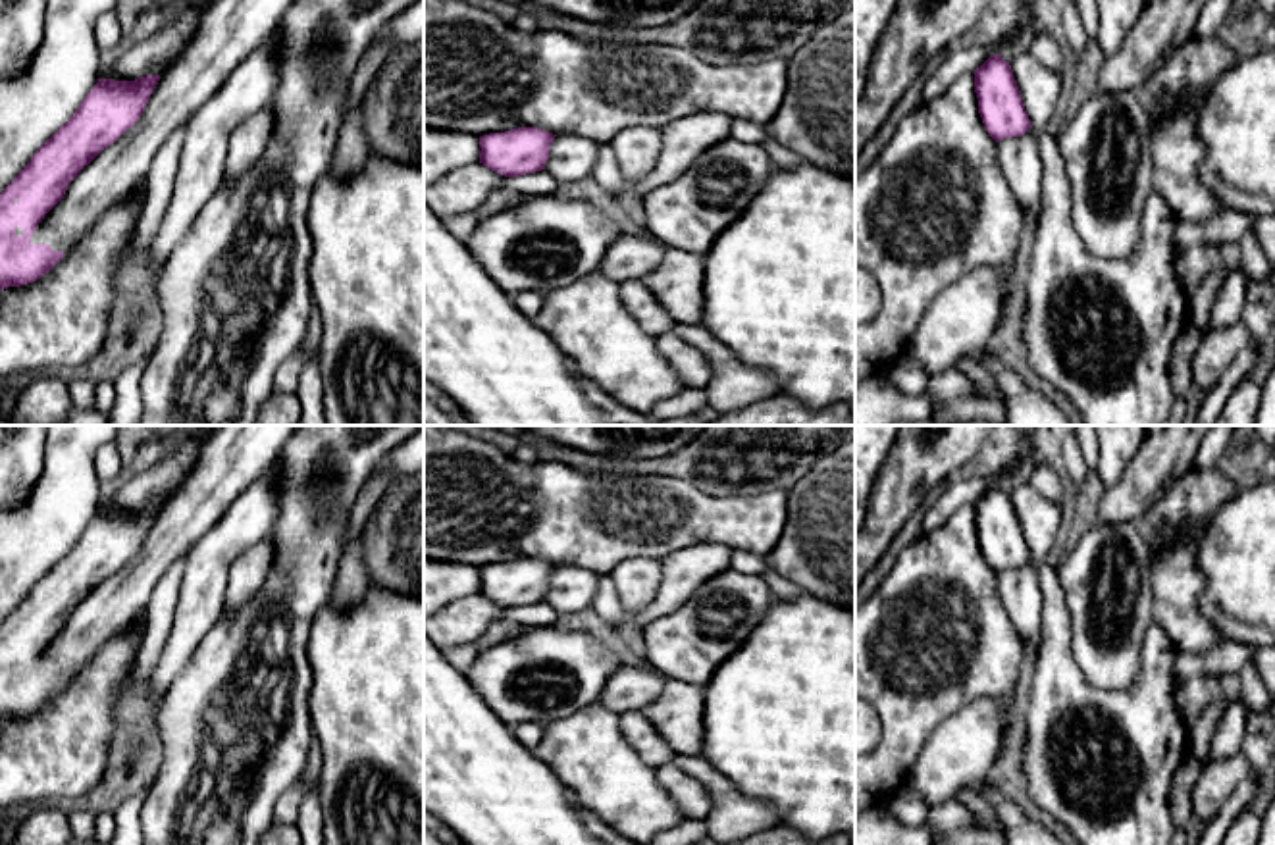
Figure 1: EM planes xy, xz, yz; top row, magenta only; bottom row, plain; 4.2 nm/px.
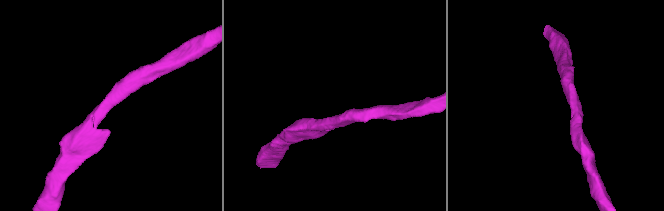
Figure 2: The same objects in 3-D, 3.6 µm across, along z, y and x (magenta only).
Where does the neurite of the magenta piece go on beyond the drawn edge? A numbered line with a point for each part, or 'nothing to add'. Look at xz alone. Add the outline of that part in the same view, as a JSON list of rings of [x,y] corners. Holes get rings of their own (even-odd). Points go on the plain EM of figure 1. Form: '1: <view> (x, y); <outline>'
1: xz (571, 589); [[[578,566],[555,568],[545,602],[559,616],[576,614],[591,606],[601,576],[595,570]]]

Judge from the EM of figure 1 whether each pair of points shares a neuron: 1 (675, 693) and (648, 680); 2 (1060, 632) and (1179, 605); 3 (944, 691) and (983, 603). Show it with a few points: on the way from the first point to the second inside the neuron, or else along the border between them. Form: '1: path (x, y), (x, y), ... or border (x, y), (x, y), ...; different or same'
1: border (667, 680), (663, 690), (642, 711); different
2: border (1154, 620), (1177, 651); different
3: path (944, 670), (944, 641), (962, 624); same

